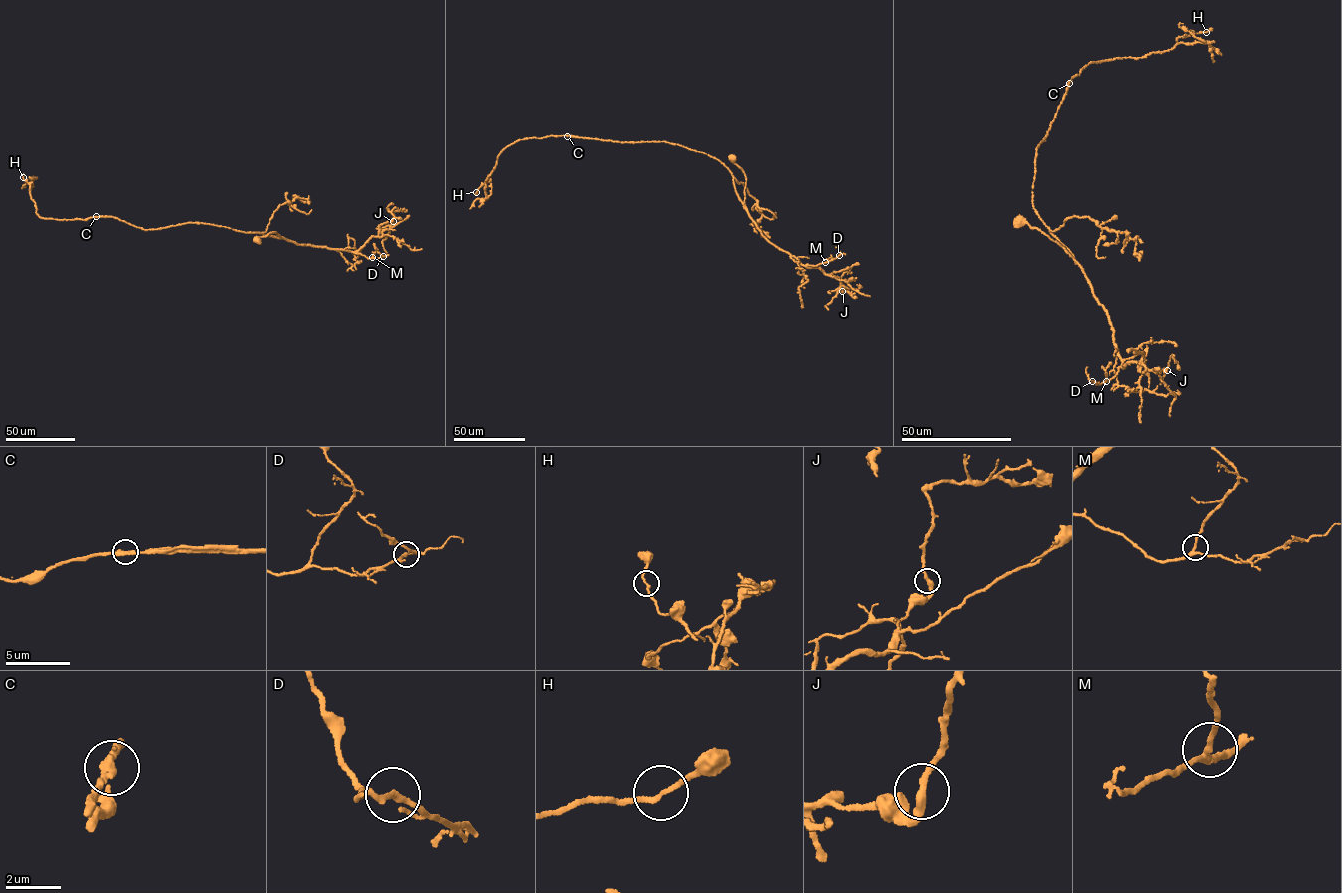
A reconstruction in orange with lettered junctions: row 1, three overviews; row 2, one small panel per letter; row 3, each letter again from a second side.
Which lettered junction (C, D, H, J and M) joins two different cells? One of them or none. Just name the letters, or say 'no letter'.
C

